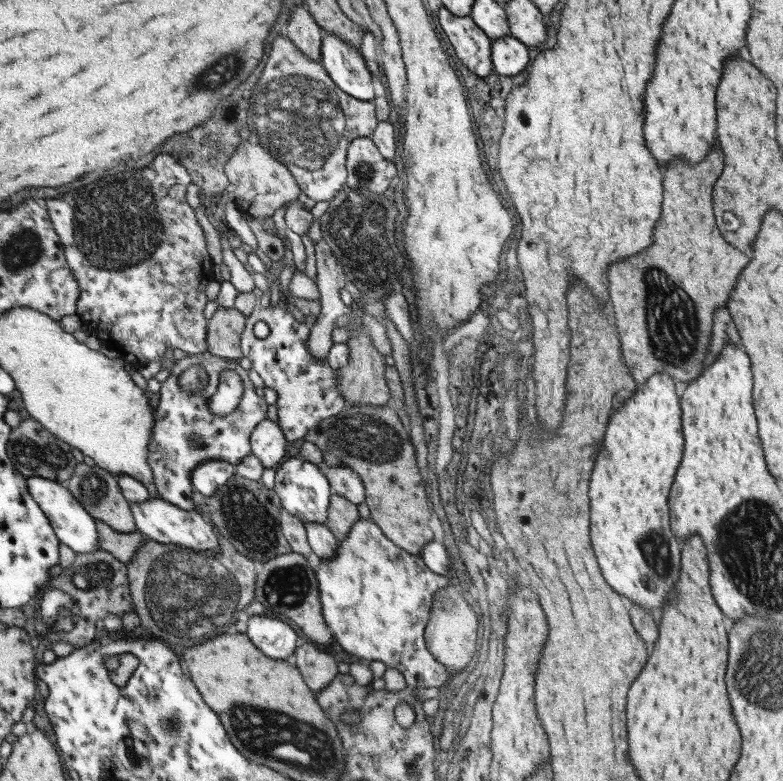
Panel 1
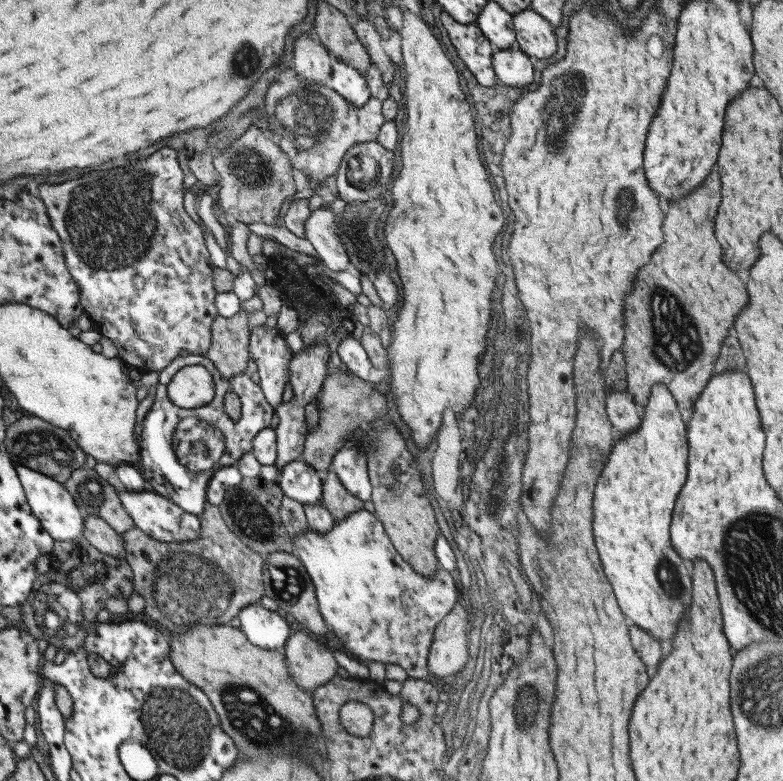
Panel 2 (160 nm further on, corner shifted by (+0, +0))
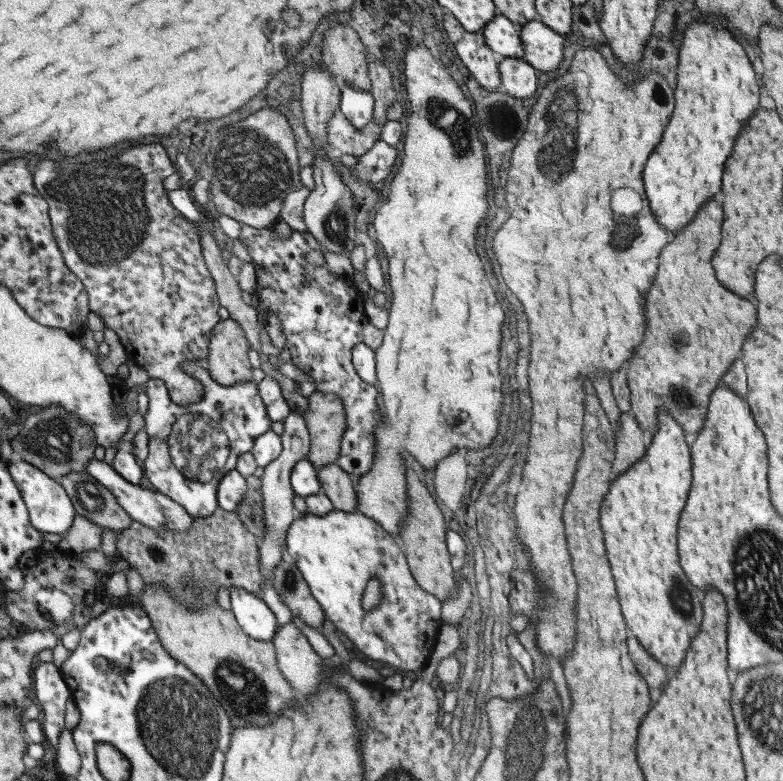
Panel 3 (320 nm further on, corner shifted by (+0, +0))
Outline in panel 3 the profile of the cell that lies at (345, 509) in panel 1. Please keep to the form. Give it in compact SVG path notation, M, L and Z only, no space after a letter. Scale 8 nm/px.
M335 462L318 469L316 476L320 490L330 500L335 511L357 511L354 478L343 472Z

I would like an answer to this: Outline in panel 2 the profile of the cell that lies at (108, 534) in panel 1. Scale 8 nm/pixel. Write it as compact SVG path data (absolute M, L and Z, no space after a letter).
M90 515L83 520L82 535L99 552L114 556L123 556L122 538L101 518Z

